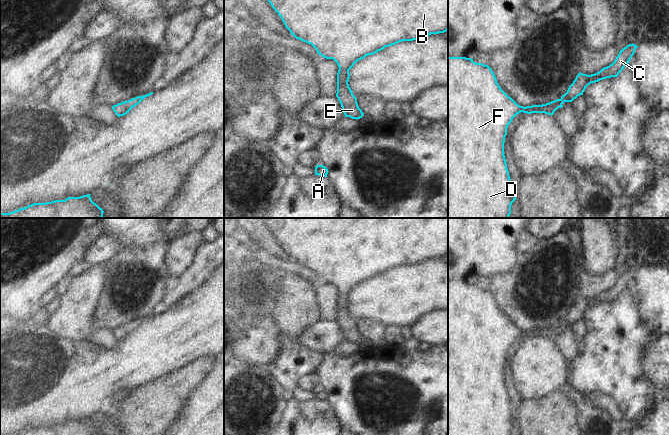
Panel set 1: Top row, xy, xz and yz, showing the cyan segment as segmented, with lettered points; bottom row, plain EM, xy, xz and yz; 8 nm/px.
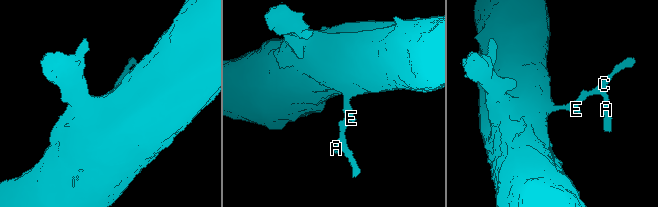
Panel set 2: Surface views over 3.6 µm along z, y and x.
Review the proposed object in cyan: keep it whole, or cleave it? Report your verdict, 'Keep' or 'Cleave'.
Keep.

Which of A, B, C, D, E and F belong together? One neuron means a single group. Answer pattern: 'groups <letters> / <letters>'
groups A B C D E F

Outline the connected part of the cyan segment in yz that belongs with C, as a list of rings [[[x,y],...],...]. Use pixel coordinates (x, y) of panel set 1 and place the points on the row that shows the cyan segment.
[[[635,44],[627,45],[620,50],[612,64],[595,74],[587,75],[579,72],[560,99],[526,107],[518,105],[501,89],[495,74],[488,65],[475,63],[471,58],[448,57],[448,218],[509,218],[516,194],[507,169],[504,142],[508,125],[513,118],[521,112],[553,115],[558,108],[563,107],[564,102],[572,102],[578,96],[583,95],[586,87],[591,83],[617,77],[628,65],[637,47]]]

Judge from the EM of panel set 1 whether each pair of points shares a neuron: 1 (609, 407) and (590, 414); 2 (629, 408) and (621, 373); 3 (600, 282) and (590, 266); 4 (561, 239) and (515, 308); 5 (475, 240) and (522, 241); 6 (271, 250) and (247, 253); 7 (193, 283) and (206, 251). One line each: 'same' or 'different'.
1: different
2: same
3: different
4: same
5: different
6: different
7: same

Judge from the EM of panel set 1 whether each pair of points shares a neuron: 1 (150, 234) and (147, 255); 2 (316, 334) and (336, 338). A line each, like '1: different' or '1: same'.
1: different
2: same

